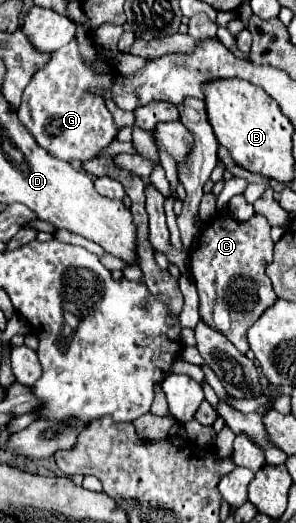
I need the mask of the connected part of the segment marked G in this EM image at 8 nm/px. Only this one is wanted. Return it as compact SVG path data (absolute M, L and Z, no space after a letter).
M74 37L68 45L54 51L48 65L32 77L24 89L18 117L34 135L36 143L54 157L64 161L88 161L118 135L114 117L108 111L104 97L94 95L90 89L102 87L108 91L116 85L116 77L118 73L114 69L98 73L94 67L86 65L78 49L78 37Z

